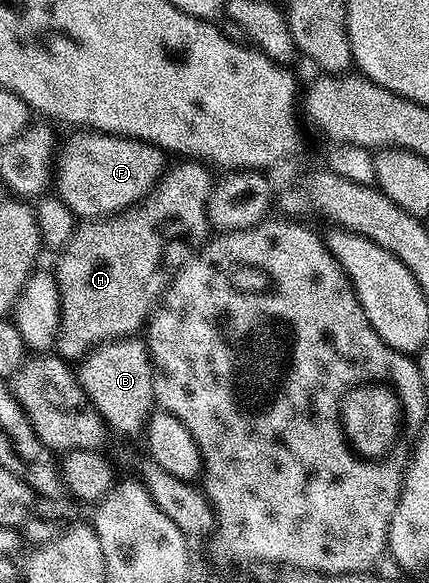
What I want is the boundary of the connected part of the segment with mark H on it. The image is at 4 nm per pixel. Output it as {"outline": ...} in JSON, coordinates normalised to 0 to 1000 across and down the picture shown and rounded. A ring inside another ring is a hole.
{"outline":[[[424,273],[413,280],[417,283],[399,281],[389,288],[371,307],[368,319],[333,345],[303,353],[301,358],[287,364],[266,367],[263,372],[210,376],[184,384],[154,420],[133,436],[135,461],[131,460],[131,473],[135,477],[135,497],[140,499],[140,568],[135,569],[131,605],[133,611],[156,621],[179,623],[228,592],[245,592],[252,585],[270,585],[277,578],[301,578],[319,573],[324,569],[322,563],[329,557],[333,563],[343,556],[345,545],[357,539],[368,518],[375,516],[378,504],[396,491],[396,480],[429,458],[429,451],[438,451],[438,444],[448,444],[452,436],[480,419],[485,401],[492,398],[490,383],[480,376],[480,345],[490,340],[492,324],[499,322],[501,305],[490,304],[492,292],[469,276]]]}

